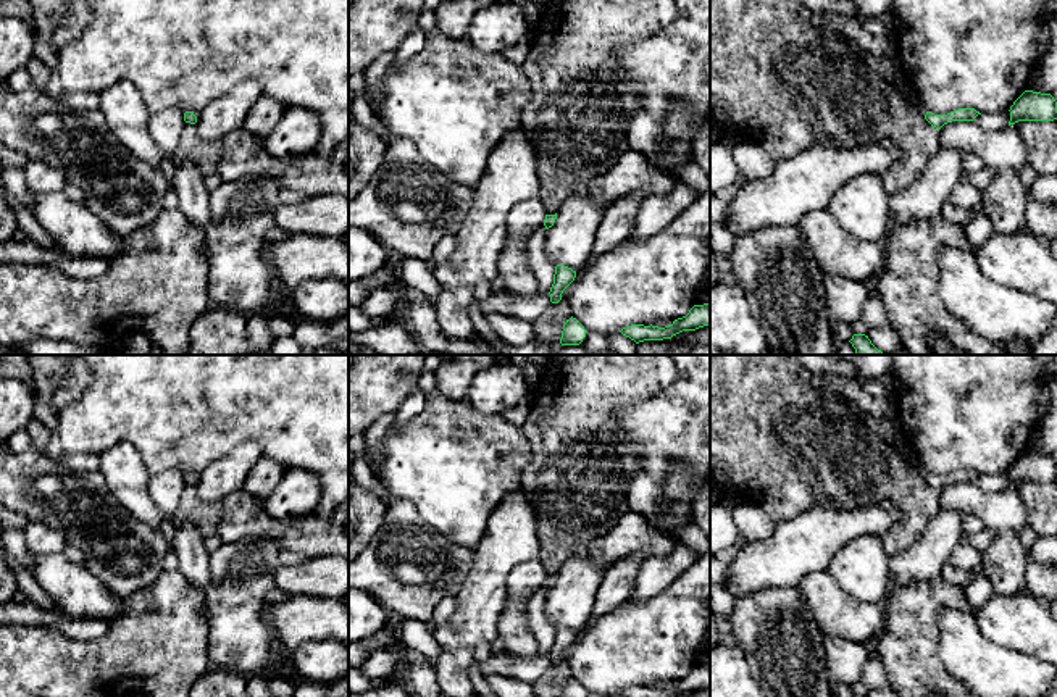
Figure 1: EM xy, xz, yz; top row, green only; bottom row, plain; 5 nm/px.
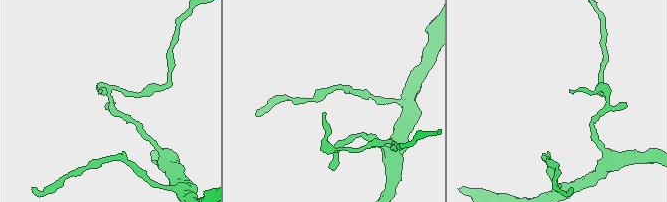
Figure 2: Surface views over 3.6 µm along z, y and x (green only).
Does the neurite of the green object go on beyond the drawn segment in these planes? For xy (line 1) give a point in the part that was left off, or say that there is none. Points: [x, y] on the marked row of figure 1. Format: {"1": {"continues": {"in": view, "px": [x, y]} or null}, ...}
{"1": {"continues": null}}

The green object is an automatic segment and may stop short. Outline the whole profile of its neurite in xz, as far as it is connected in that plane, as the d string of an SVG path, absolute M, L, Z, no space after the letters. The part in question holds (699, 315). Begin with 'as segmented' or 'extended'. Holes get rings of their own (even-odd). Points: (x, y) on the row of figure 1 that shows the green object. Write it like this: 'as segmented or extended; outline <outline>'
as segmented; outline M710 302L704 305L694 305L686 316L675 319L670 326L658 328L652 324L631 324L623 328L620 332L639 344L644 340L671 339L683 331L696 331L704 326L710 326Z

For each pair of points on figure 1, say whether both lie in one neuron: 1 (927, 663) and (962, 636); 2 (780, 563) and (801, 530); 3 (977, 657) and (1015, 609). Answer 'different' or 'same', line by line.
1: different
2: same
3: different

